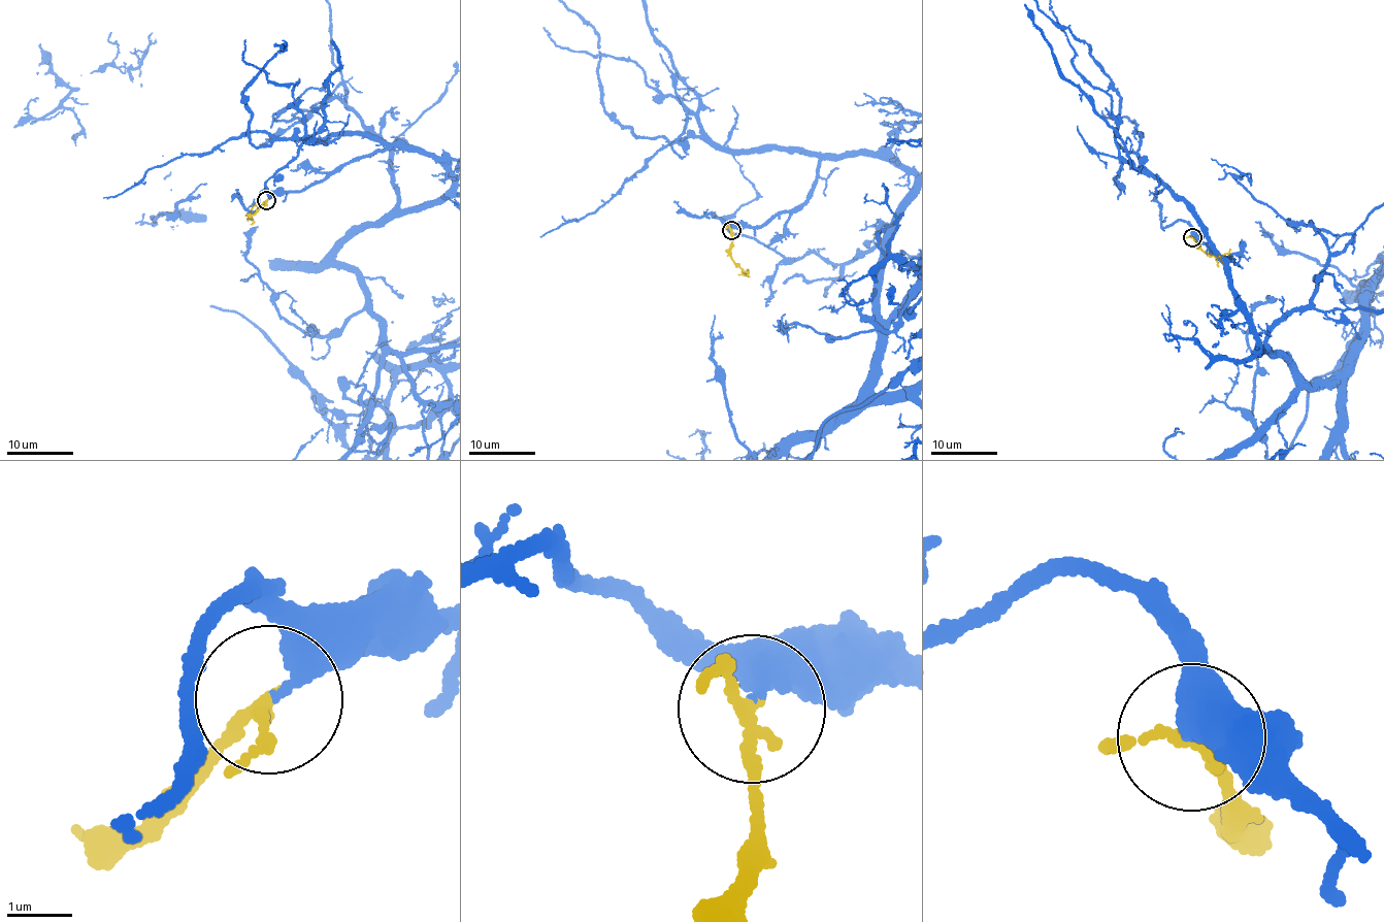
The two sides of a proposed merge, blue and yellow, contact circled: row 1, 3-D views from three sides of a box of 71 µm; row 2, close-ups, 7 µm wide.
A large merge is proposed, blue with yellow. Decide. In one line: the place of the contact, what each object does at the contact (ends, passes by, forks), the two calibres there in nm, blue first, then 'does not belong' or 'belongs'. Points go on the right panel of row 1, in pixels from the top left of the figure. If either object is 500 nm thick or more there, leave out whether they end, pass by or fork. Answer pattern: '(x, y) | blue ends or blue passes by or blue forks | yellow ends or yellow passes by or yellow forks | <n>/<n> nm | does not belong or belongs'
(1192, 237) | blue ends | yellow passes by | 320/170 nm | belongs

